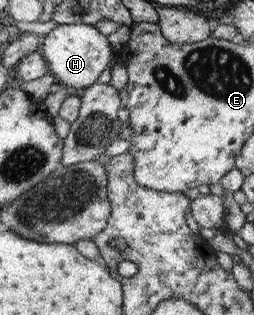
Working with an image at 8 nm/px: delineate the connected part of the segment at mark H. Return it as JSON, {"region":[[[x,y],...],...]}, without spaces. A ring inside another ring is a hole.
{"region":[[[87,23],[57,25],[48,34],[42,36],[37,51],[47,64],[48,73],[53,74],[55,81],[70,89],[70,92],[74,88],[87,88],[95,83],[114,54],[106,37],[92,24]]]}

